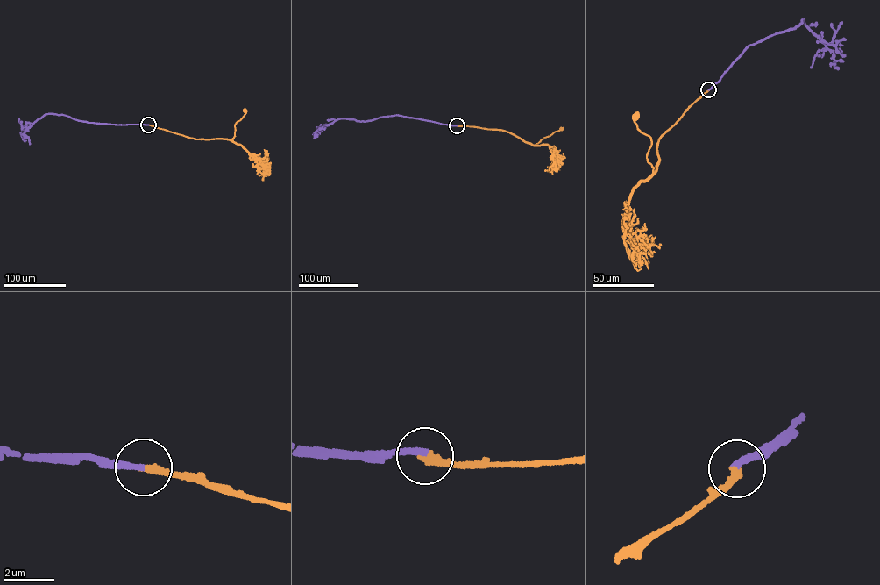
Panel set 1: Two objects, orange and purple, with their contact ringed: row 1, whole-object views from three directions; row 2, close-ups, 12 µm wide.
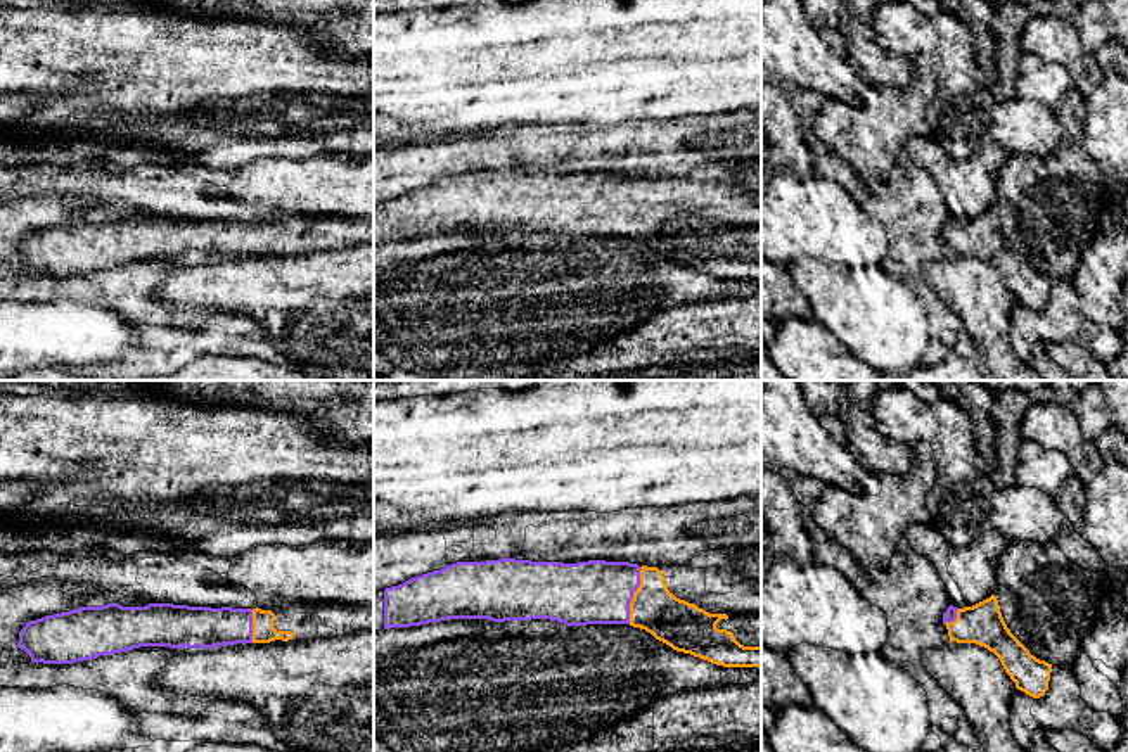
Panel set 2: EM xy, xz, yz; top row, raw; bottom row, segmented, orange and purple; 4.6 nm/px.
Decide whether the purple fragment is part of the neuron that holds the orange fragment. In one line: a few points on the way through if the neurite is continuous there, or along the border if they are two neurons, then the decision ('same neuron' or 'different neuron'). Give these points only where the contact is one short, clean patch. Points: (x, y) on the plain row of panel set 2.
same neuron

